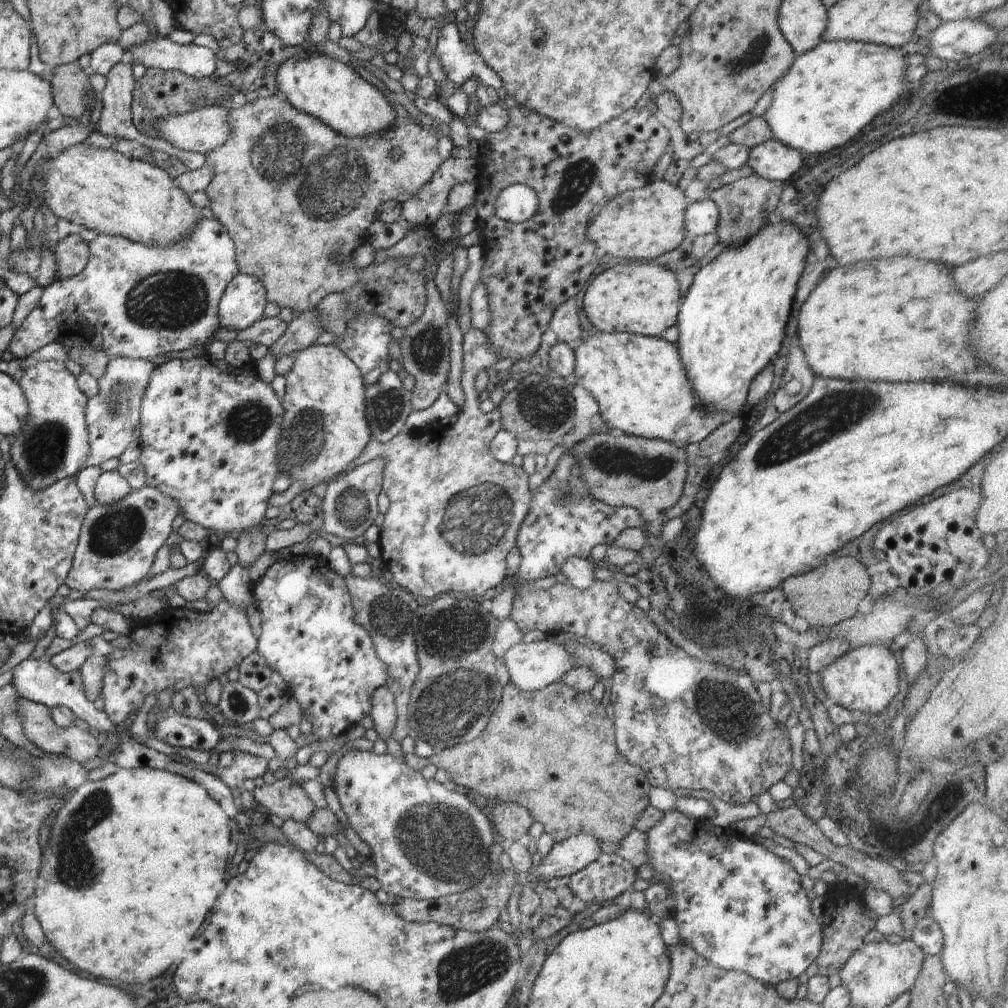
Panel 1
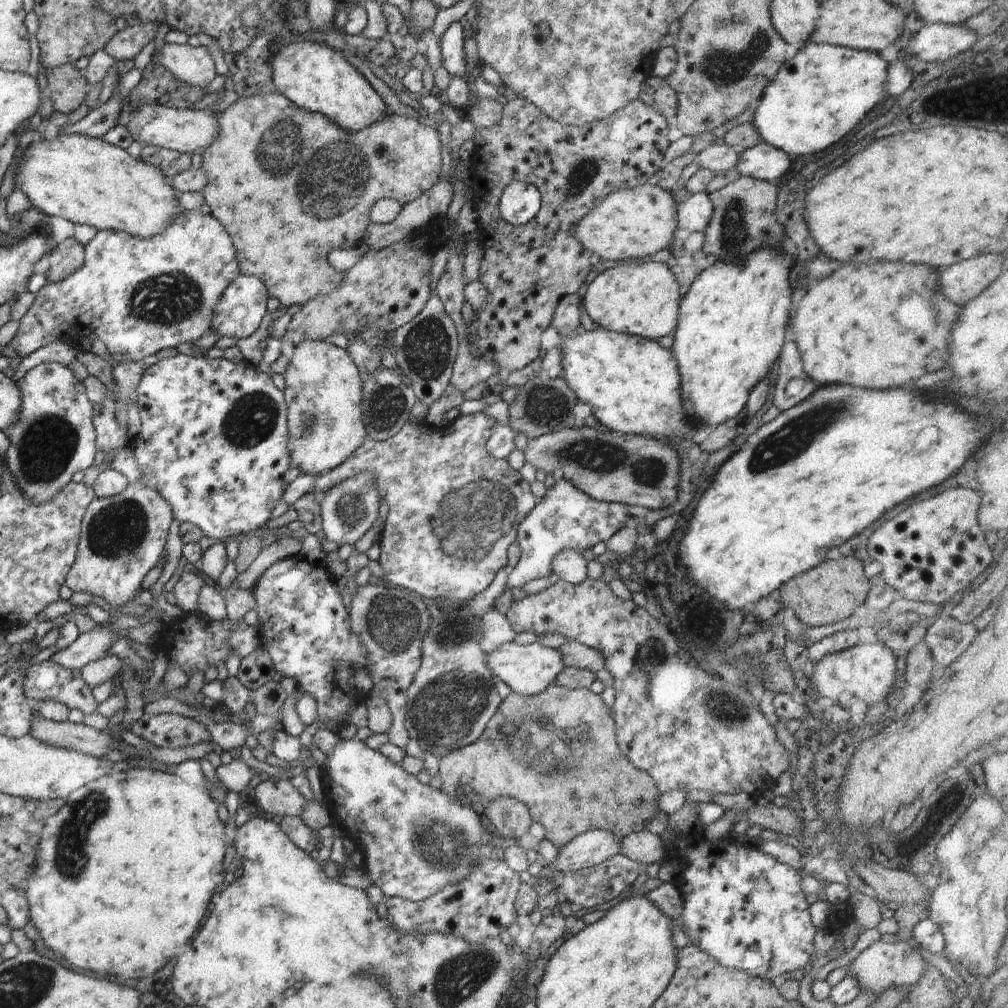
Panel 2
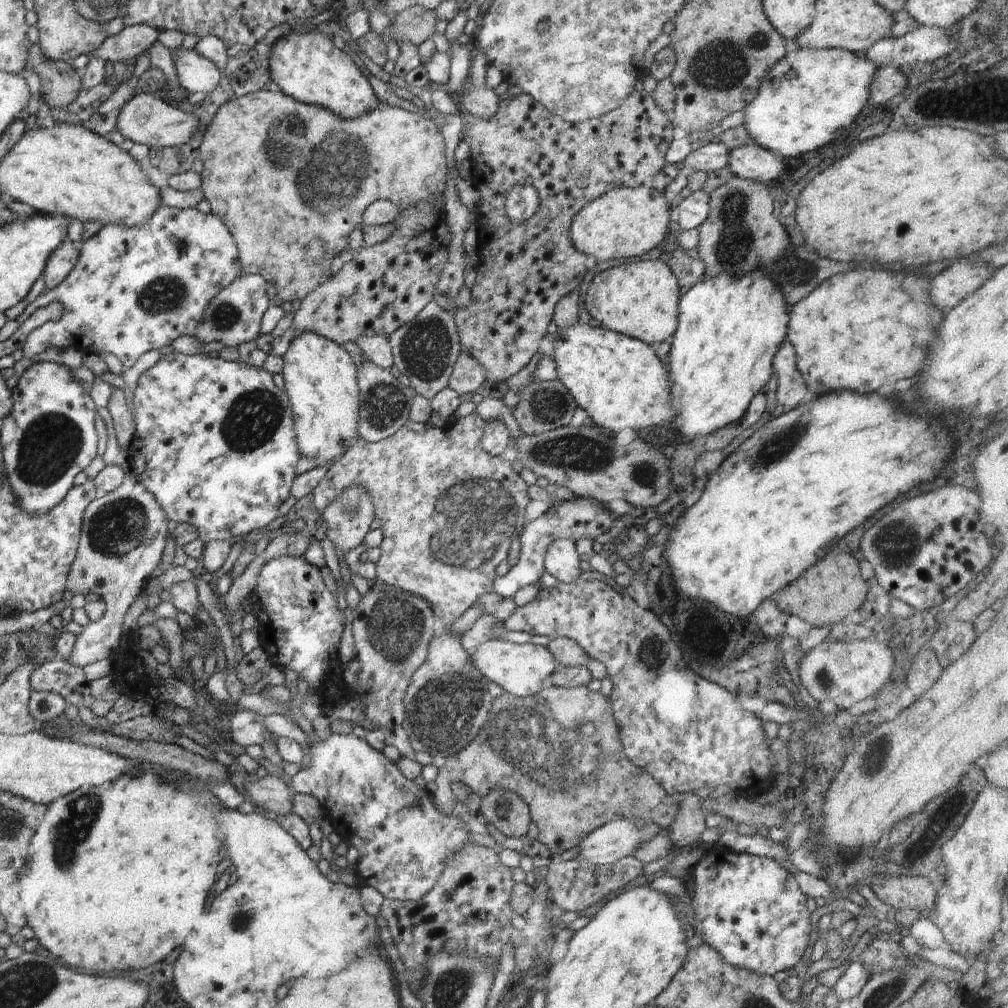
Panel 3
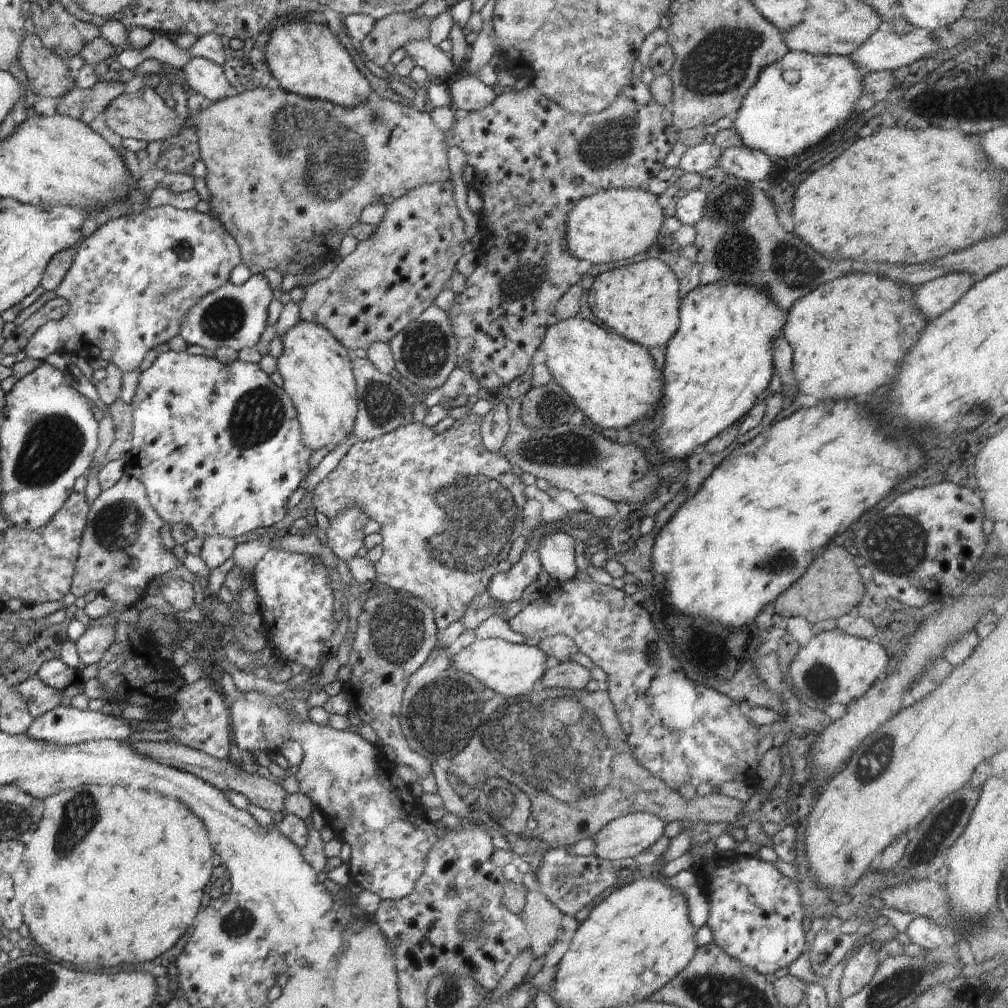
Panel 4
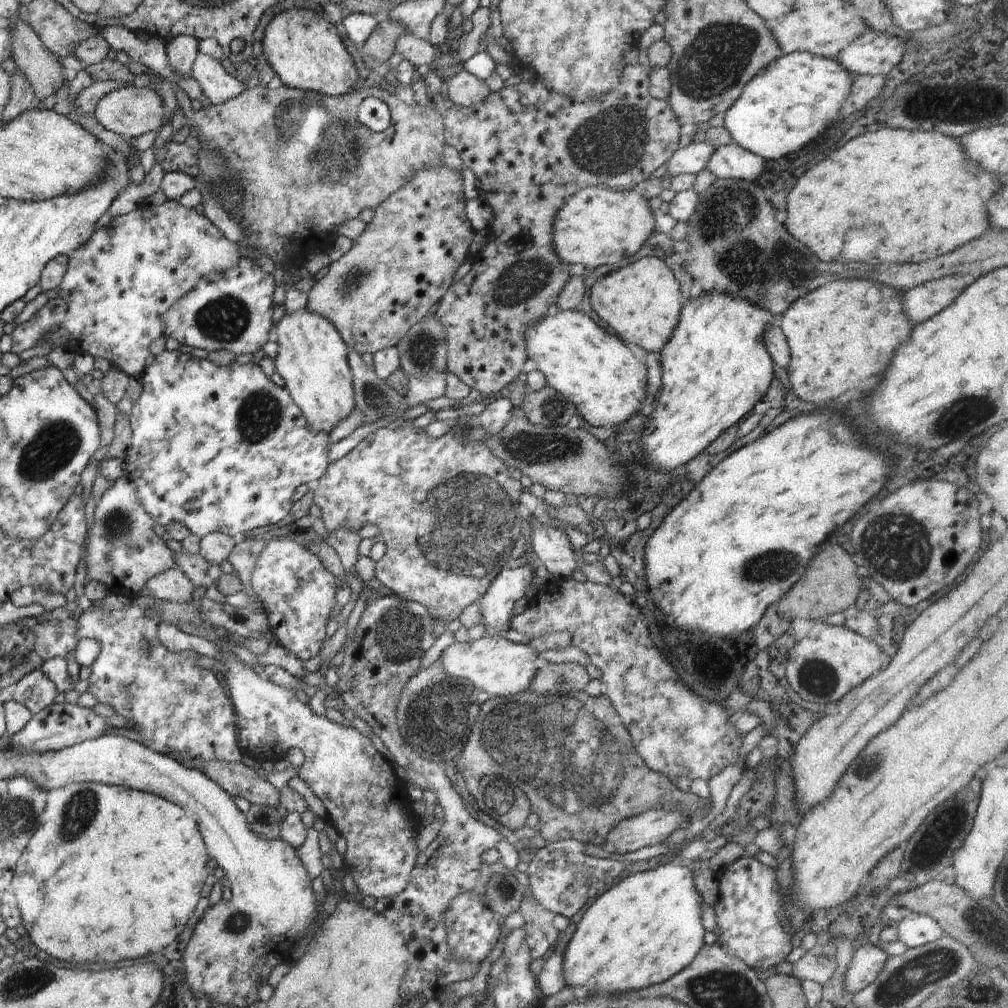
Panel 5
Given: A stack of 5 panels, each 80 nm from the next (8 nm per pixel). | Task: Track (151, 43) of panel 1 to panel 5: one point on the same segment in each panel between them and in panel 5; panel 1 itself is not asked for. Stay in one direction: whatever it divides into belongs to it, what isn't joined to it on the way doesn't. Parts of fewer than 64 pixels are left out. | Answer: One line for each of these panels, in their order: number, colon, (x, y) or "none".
2: (194, 65)
3: (196, 73)
4: (206, 77)
5: (218, 85)

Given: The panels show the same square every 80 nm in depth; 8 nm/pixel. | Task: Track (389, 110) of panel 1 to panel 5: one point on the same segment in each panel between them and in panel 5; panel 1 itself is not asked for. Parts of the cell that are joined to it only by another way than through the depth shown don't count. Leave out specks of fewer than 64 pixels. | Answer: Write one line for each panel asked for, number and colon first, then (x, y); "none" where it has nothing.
2: (315, 77)
3: (310, 68)
4: (306, 59)
5: (304, 49)

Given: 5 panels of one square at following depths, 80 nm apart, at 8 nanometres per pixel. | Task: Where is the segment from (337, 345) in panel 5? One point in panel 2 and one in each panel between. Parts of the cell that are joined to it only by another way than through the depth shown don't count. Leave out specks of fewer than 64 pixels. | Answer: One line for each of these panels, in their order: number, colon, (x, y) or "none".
2: (323, 391)
3: (320, 376)
4: (317, 372)

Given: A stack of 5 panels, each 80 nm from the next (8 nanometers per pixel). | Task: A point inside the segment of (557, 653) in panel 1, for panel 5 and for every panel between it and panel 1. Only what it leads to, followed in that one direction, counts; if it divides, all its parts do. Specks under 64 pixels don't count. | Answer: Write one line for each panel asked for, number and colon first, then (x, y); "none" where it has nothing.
2: (528, 669)
3: (522, 670)
4: (511, 669)
5: (501, 668)

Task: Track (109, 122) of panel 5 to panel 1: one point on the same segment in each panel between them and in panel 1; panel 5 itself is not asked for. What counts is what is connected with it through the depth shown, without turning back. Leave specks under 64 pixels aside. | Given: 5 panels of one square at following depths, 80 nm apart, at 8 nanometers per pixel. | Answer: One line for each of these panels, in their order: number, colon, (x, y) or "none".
1: (203, 130)
2: (184, 130)
3: (145, 119)
4: (144, 115)

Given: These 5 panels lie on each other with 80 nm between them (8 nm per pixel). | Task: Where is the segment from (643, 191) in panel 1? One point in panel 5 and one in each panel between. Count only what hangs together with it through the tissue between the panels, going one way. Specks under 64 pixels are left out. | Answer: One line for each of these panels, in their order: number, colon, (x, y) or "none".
2: (635, 222)
3: (626, 222)
4: (616, 224)
5: (598, 225)

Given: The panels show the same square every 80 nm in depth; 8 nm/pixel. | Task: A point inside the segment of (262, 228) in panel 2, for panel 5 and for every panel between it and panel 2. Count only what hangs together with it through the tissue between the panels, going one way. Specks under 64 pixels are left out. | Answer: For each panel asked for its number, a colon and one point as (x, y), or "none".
3: (261, 152)
4: (275, 186)
5: (261, 135)

